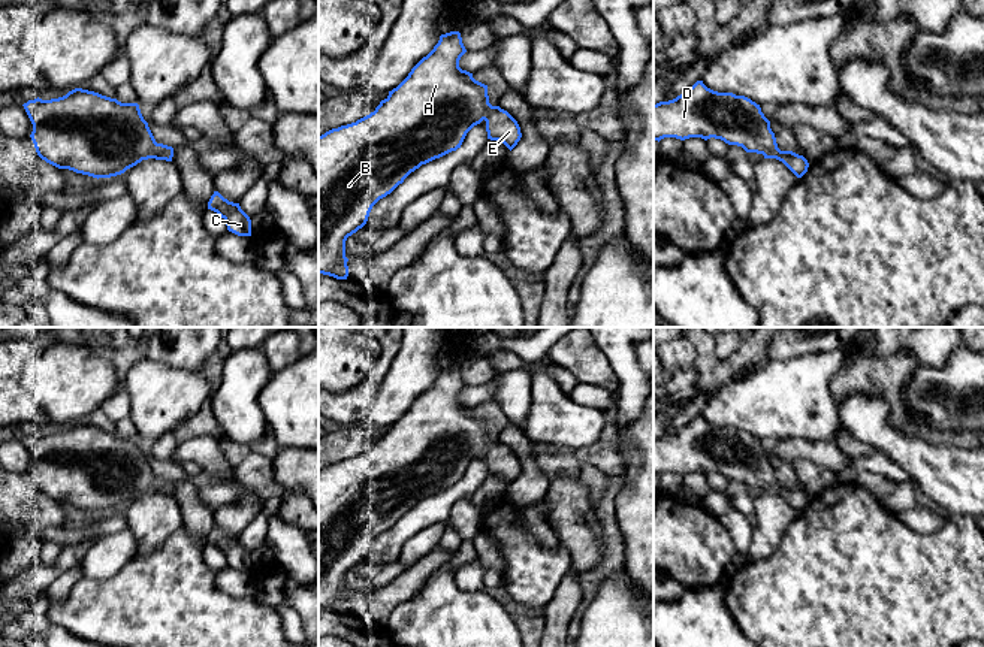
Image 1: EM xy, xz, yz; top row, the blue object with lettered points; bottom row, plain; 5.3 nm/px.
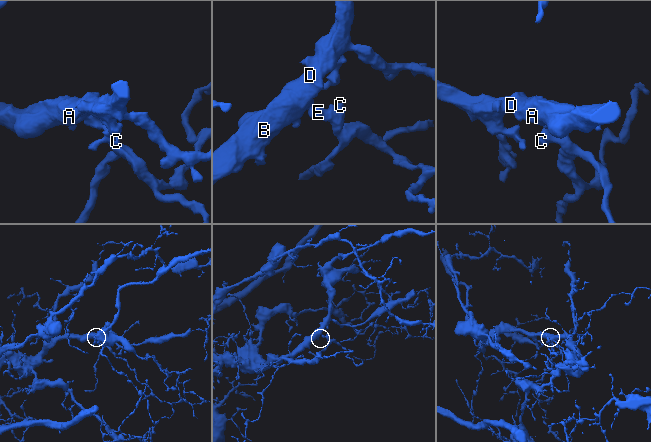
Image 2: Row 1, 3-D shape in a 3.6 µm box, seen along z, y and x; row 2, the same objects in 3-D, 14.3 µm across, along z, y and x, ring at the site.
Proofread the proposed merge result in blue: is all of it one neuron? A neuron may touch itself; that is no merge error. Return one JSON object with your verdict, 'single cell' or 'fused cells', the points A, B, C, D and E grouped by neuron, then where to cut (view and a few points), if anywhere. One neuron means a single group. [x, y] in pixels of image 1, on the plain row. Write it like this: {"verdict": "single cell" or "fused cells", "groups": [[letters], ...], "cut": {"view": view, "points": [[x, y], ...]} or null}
{"verdict": "single cell", "groups": [["A", "B", "C", "D", "E"]], "cut": null}

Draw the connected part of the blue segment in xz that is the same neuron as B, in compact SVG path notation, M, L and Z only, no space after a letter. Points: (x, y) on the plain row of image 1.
M459 366L441 369L434 384L411 403L396 423L389 426L374 447L319 471L319 608L347 614L345 575L366 559L372 541L422 499L461 483L467 468L483 454L488 474L499 475L510 486L520 475L517 456L507 445L489 438L488 420L459 402L459 394L465 387Z

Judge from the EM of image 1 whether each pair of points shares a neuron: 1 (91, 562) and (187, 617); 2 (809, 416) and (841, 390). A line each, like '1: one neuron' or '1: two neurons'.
1: two neurons
2: two neurons

